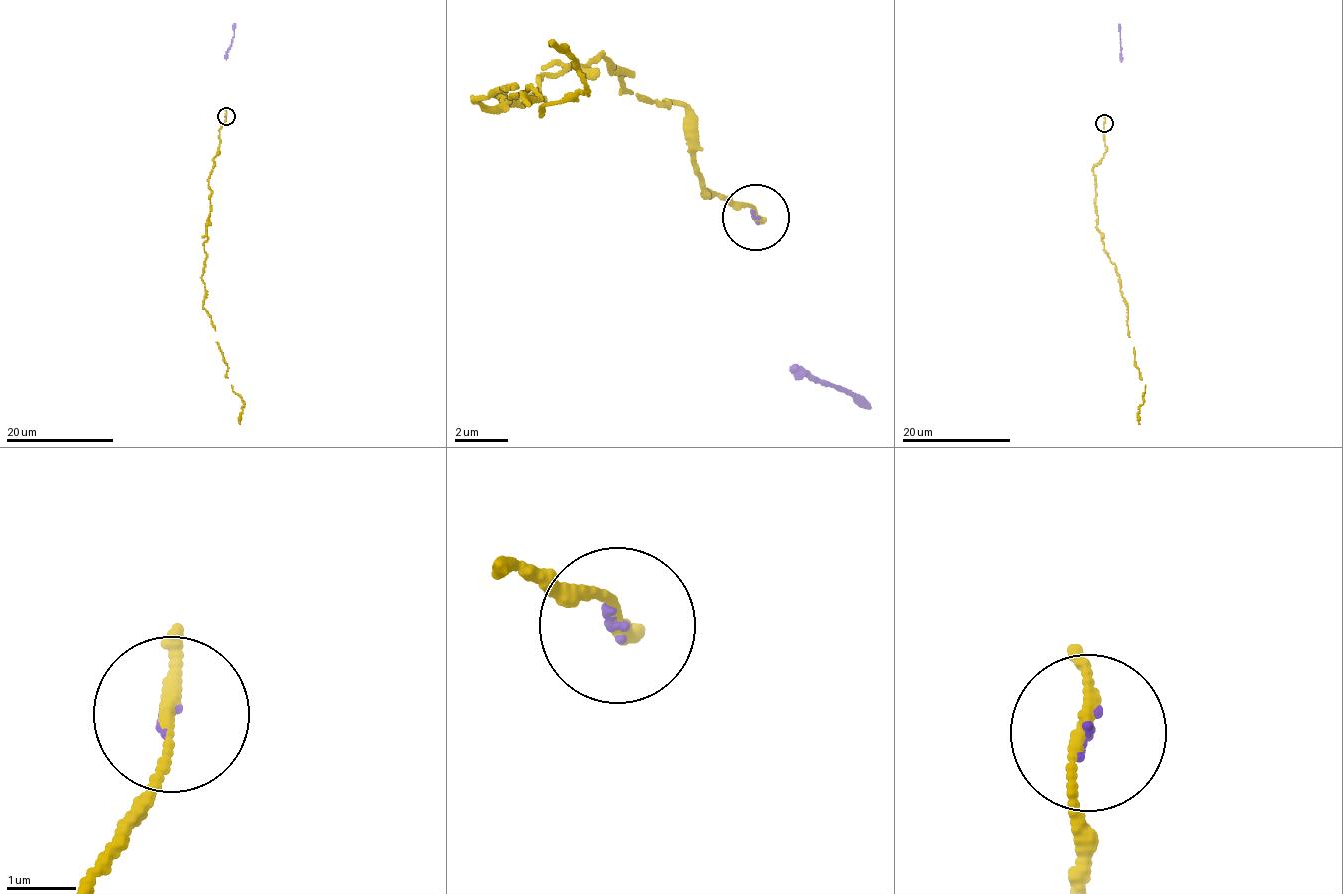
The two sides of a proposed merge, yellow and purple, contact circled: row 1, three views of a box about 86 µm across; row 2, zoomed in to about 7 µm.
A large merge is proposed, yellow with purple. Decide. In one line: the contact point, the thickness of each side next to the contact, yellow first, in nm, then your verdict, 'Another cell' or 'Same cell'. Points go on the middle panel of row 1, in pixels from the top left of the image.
Place: (756, 217). Thickness 220 nm (yellow) against 70 nm. Same cell

